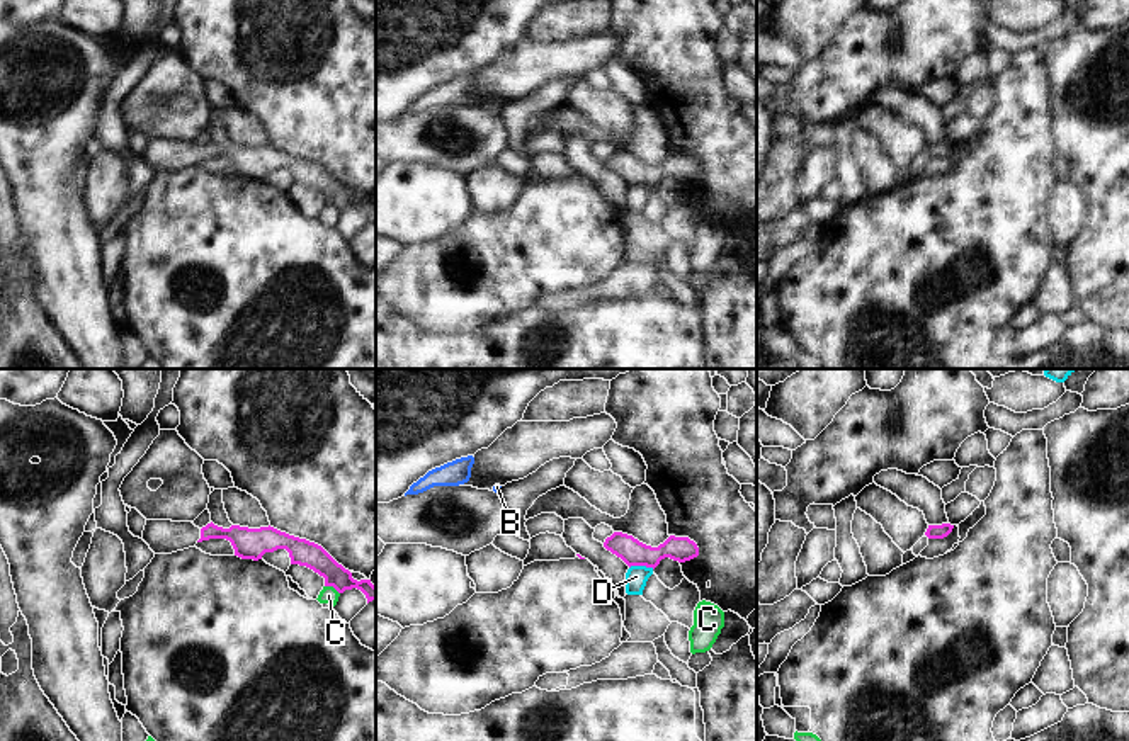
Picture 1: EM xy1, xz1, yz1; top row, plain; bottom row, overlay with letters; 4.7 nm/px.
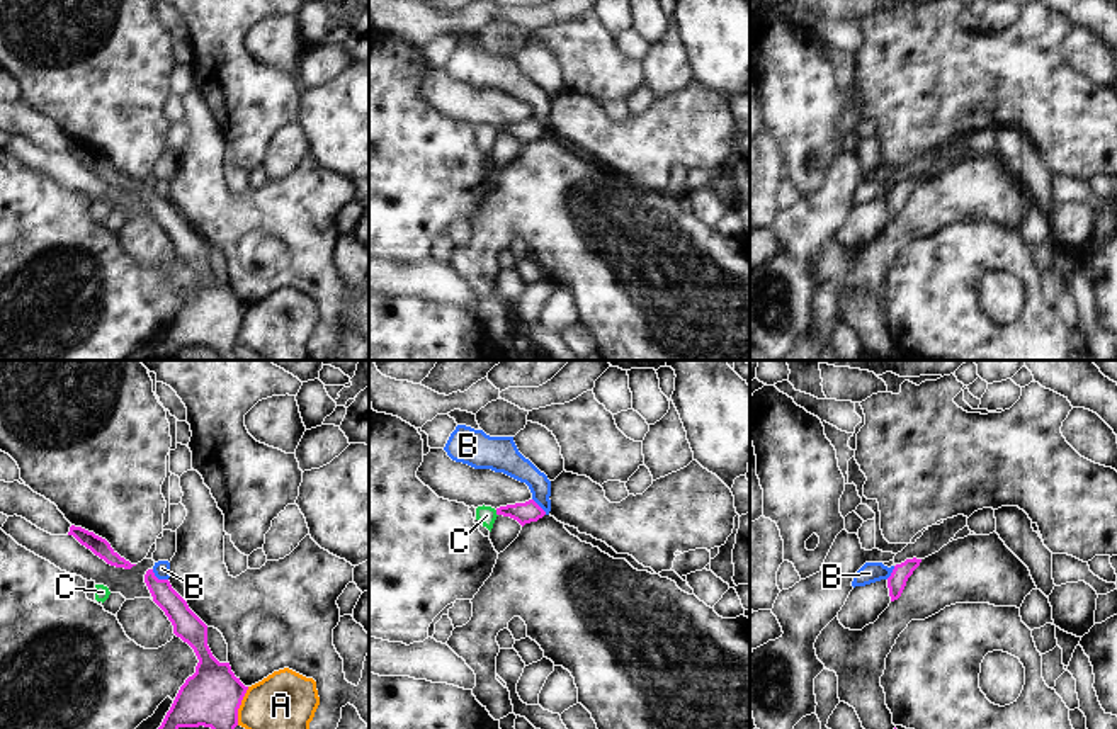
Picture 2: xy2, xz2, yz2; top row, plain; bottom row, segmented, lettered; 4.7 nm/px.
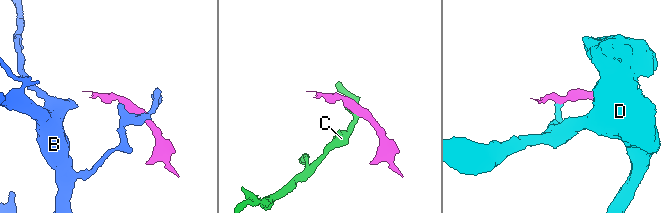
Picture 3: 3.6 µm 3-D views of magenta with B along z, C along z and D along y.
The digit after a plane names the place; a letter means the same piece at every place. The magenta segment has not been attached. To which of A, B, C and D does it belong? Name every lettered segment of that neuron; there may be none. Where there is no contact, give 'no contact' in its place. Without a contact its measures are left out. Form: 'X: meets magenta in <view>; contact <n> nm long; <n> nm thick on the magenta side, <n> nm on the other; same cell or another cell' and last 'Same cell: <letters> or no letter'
A: meets magenta in xy2; contact 190 nm long; 280 nm thick on the magenta side, 280 nm on the other; another cell
B: meets magenta in xy2; contact 90 nm long; 120 nm thick on the magenta side, 80 nm on the other; another cell
C: meets magenta in xy1; contact 80 nm long; 120 nm thick on the magenta side, 80 nm on the other; another cell
D: meets magenta in xz1; contact 120 nm long; 120 nm thick on the magenta side, 110 nm on the other; another cell
Same cell: no letter

